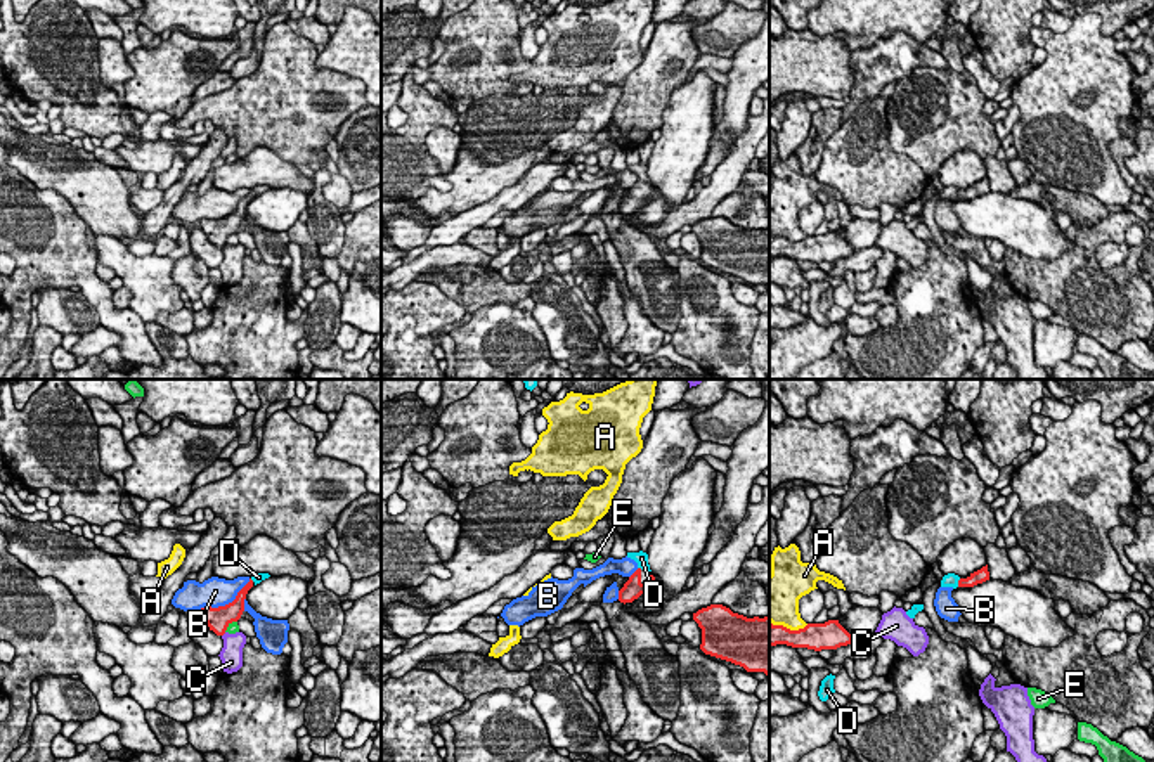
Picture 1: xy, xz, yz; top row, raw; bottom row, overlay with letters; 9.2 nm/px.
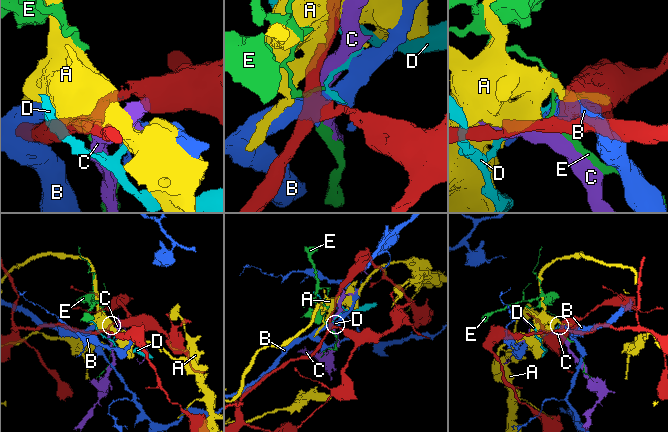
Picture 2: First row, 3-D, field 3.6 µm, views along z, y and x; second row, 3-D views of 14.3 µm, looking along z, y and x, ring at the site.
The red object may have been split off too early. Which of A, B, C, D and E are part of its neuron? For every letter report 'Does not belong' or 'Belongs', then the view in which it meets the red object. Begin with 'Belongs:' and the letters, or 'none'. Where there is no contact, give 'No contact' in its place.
Belongs: none
A: Does not belong. Touches red in yz
B: Does not belong. Touches red in xy
C: Does not belong. No contact
D: Does not belong. Touches red in yz
E: Does not belong. Touches red in xy

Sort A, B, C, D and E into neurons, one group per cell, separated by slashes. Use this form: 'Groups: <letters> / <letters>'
Groups: A / B / C / D / E

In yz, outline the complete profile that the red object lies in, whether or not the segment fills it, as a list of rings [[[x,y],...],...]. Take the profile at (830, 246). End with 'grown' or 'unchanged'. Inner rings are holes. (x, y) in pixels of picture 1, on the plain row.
[[[839,232],[825,236],[807,236],[804,241],[790,242],[783,237],[769,236],[769,260],[787,256],[792,260],[807,260],[814,263],[837,262],[847,258],[858,249],[851,248]]]; unchanged

